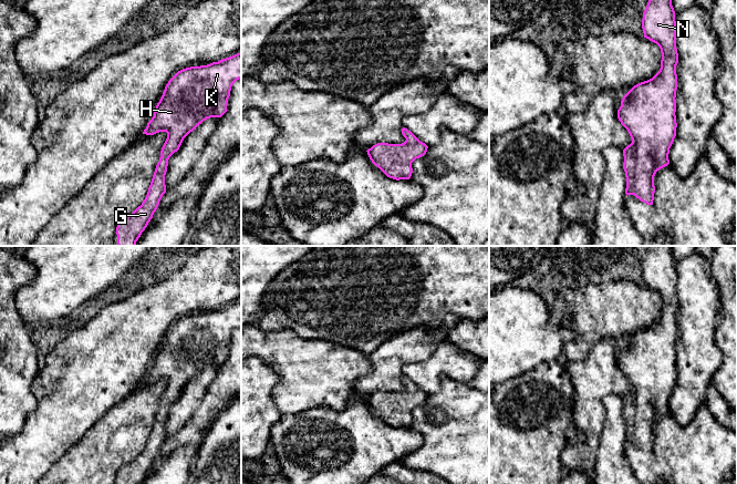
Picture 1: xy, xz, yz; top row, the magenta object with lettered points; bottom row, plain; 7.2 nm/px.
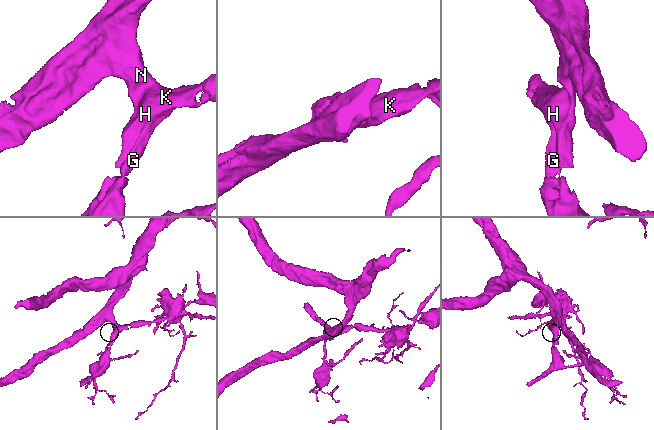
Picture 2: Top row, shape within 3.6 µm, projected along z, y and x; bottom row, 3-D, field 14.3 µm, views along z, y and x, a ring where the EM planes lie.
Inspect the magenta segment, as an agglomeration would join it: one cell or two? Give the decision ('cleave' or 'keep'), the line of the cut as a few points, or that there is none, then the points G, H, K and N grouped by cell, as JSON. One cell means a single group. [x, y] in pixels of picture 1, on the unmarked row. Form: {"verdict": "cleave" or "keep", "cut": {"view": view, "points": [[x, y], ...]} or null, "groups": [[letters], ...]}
{"verdict": "keep", "cut": null, "groups": [["G", "H", "K", "N"]]}

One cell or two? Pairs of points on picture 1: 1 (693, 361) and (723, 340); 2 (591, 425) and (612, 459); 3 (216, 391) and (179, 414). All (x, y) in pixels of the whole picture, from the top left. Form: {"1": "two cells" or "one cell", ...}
{"1": "two cells", "2": "two cells", "3": "two cells"}

